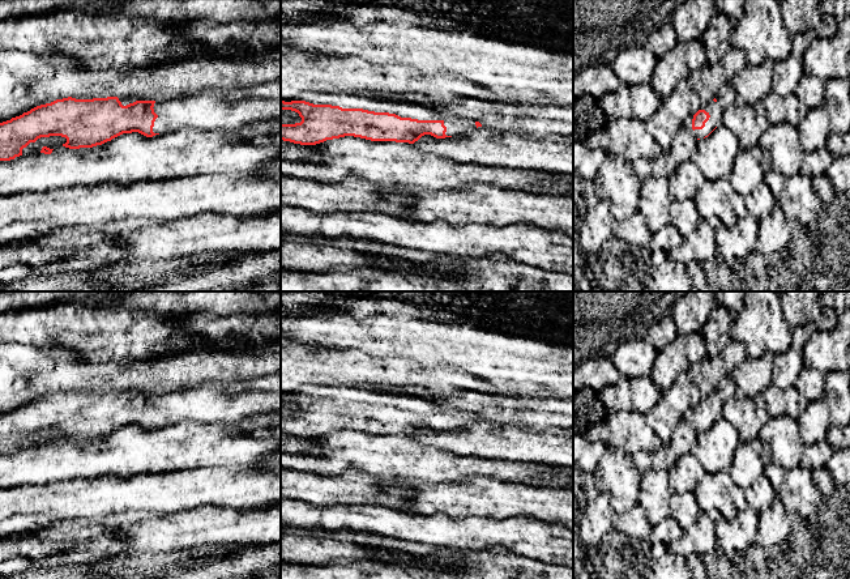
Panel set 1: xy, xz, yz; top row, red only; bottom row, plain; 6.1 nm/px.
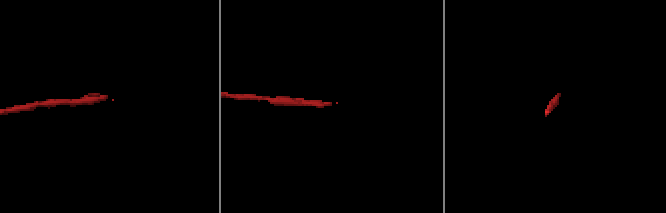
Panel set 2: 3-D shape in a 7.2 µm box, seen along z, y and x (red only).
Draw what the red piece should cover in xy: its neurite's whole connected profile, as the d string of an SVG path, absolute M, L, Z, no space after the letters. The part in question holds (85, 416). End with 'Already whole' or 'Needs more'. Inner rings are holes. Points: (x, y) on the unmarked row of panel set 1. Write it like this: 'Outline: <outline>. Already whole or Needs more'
Outline: M202 384L183 387L170 393L136 393L123 399L118 389L56 392L0 416L0 454L22 448L22 442L40 430L61 429L69 442L93 440L123 427L138 425L146 430L184 421L197 423L239 423L262 413L281 413L281 393L261 391L215 391Z. Needs more

